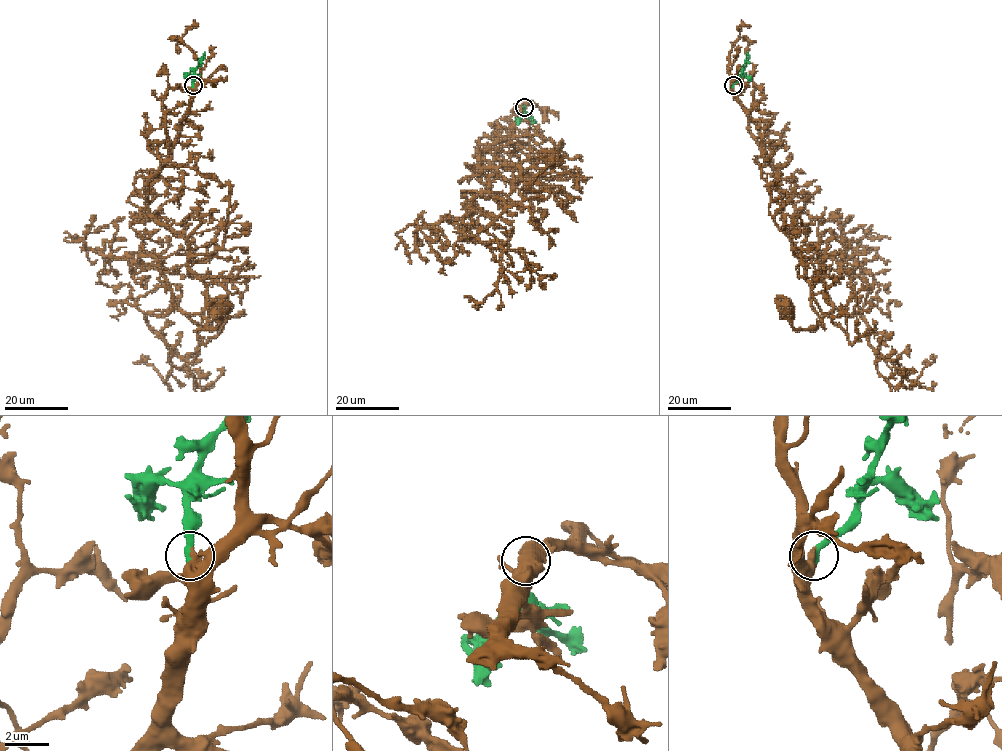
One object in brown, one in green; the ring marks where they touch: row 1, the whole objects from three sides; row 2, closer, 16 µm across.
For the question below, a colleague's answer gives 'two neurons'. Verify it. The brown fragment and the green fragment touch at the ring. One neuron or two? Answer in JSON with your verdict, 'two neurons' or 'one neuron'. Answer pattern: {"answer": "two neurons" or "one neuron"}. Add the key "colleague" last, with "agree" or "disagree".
{"answer": "one neuron", "colleague": "disagree"}

